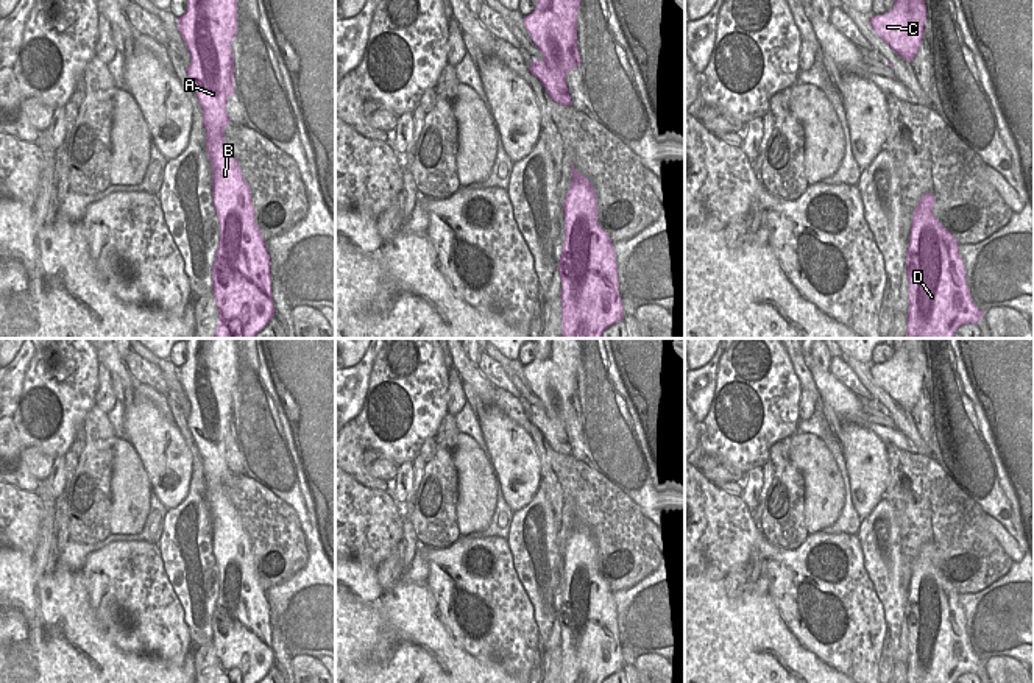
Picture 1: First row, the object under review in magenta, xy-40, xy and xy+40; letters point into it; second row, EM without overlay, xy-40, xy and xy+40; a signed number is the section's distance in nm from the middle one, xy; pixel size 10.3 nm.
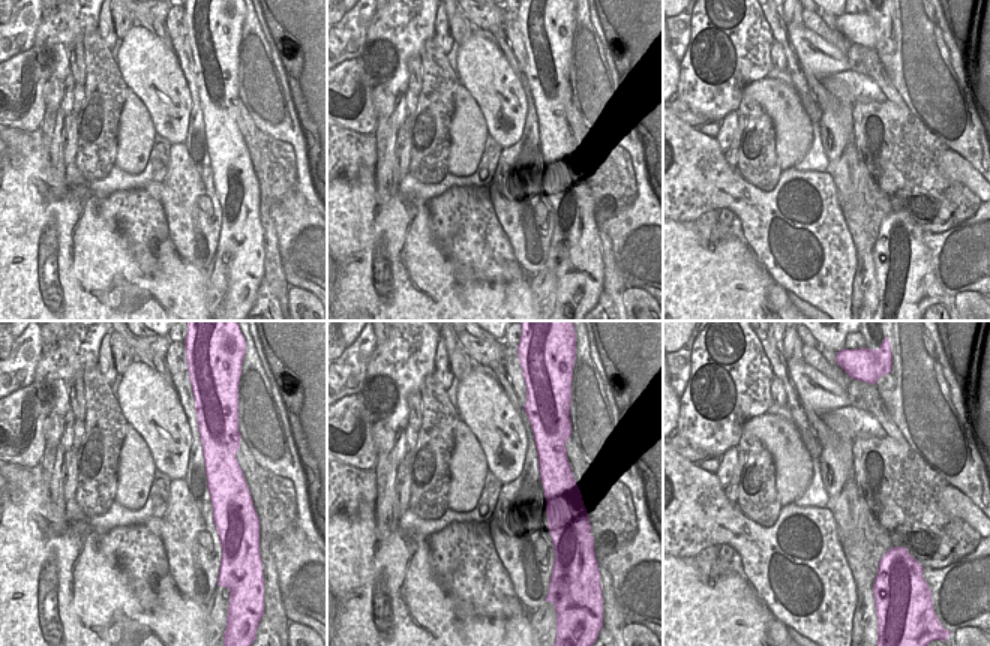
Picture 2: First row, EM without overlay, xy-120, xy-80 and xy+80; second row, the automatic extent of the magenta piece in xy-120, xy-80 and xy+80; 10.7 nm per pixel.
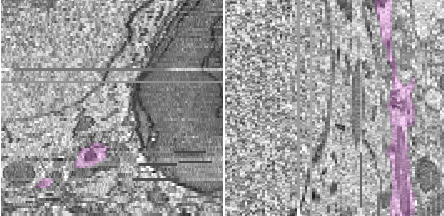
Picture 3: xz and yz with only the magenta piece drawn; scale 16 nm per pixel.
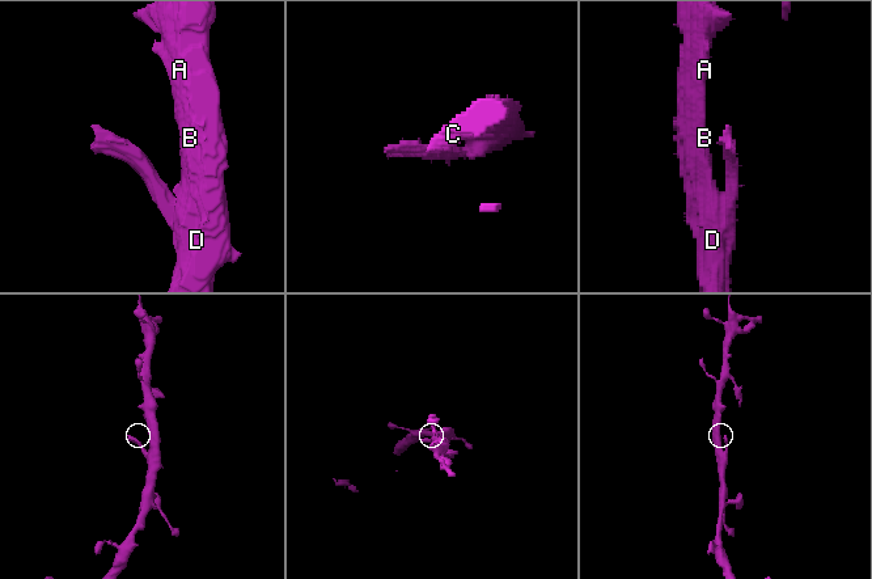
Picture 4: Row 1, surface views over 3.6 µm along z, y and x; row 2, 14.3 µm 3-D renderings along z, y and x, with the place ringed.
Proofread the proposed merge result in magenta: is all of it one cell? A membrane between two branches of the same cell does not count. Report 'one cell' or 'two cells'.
one cell

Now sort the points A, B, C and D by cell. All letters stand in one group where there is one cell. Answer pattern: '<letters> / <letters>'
A B C D

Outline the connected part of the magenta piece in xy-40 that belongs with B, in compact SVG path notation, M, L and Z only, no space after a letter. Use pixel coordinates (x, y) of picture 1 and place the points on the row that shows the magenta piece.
M187 0L186 14L176 19L178 31L190 51L186 72L203 108L214 207L220 223L218 248L212 265L212 292L218 309L215 338L254 338L274 315L274 306L270 254L254 217L251 192L223 137L231 122L226 98L235 94L232 39L237 34L237 0Z

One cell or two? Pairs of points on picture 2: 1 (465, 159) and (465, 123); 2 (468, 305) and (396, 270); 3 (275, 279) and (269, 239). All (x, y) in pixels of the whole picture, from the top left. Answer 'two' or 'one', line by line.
1: one
2: one
3: one

